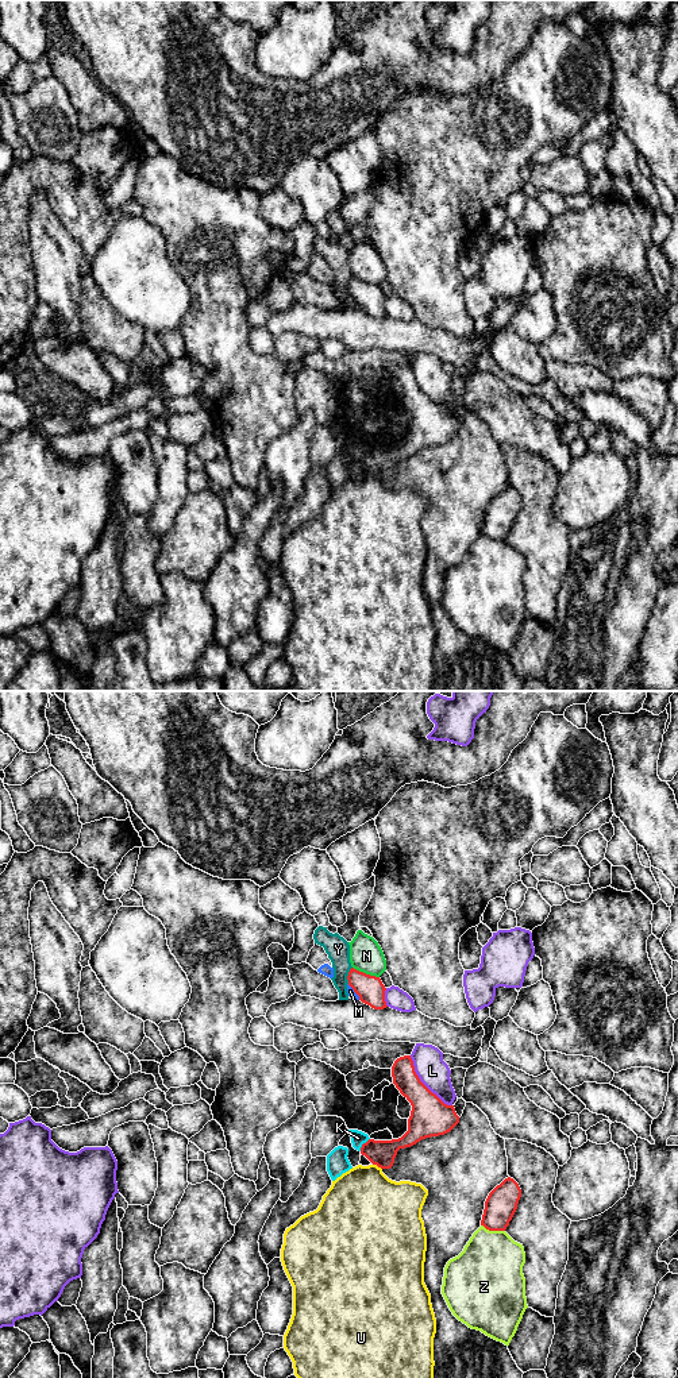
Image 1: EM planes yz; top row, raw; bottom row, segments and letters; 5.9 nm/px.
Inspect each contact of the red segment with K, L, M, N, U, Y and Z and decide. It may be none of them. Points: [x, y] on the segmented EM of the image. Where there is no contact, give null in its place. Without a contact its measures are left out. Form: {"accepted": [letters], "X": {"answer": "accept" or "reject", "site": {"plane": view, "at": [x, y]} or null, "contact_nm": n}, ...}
{"accepted": [], "K": {"answer": "reject", "site": {"plane": "yz", "at": [362, 1145]}, "contact_nm": 100}, "L": {"answer": "reject", "site": {"plane": "yz", "at": [423, 1084]}, "contact_nm": 400}, "M": {"answer": "reject", "site": {"plane": "yz", "at": [354, 991]}, "contact_nm": 120}, "N": {"answer": "reject", "site": {"plane": "yz", "at": [365, 973]}, "contact_nm": 170}, "U": {"answer": "reject", "site": {"plane": "yz", "at": [377, 1165]}, "contact_nm": 70}, "Y": {"answer": "reject", "site": {"plane": "yz", "at": [349, 975]}, "contact_nm": 110}, "Z": {"answer": "reject", "site": {"plane": "yz", "at": [493, 1230]}, "contact_nm": 150}}

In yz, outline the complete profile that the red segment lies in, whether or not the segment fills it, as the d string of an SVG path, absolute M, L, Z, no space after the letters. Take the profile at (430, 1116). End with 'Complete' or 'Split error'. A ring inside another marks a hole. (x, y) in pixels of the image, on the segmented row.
M411 1055L394 1061L392 1077L396 1088L411 1103L412 1111L408 1131L401 1138L369 1139L362 1145L361 1154L381 1169L393 1166L400 1149L411 1147L425 1138L444 1135L459 1123L454 1105L444 1104L420 1081Z. Complete

